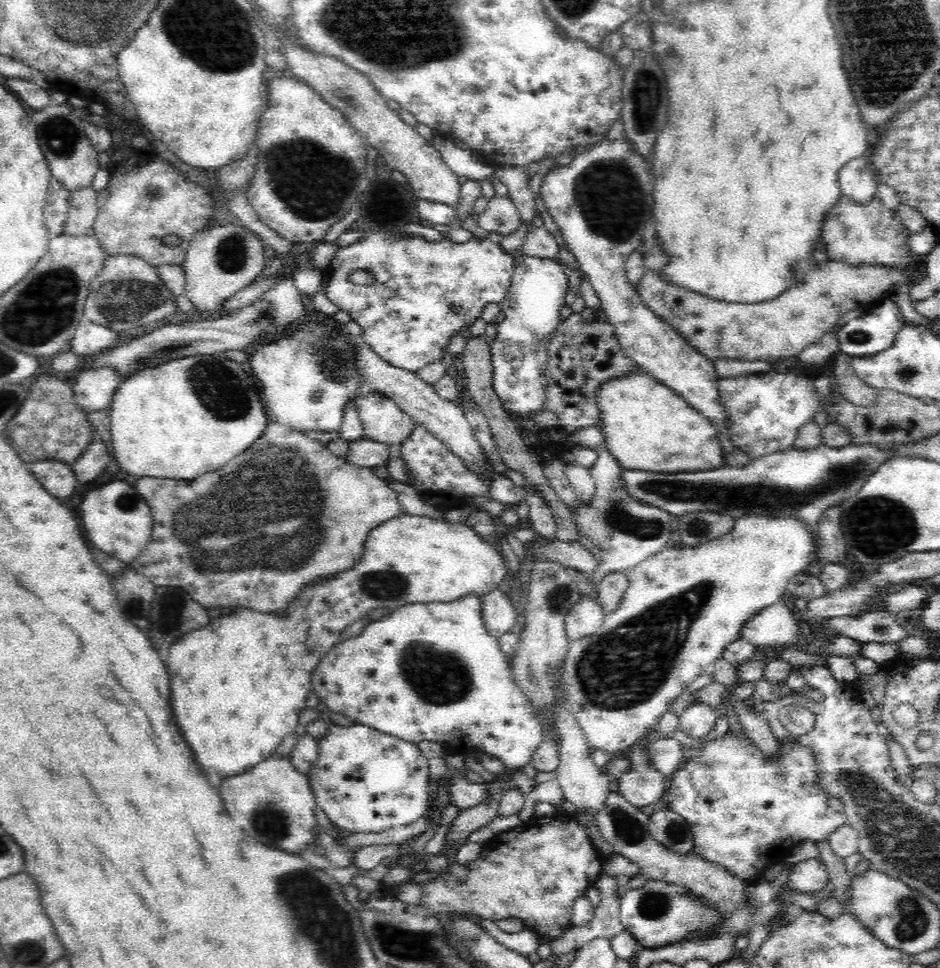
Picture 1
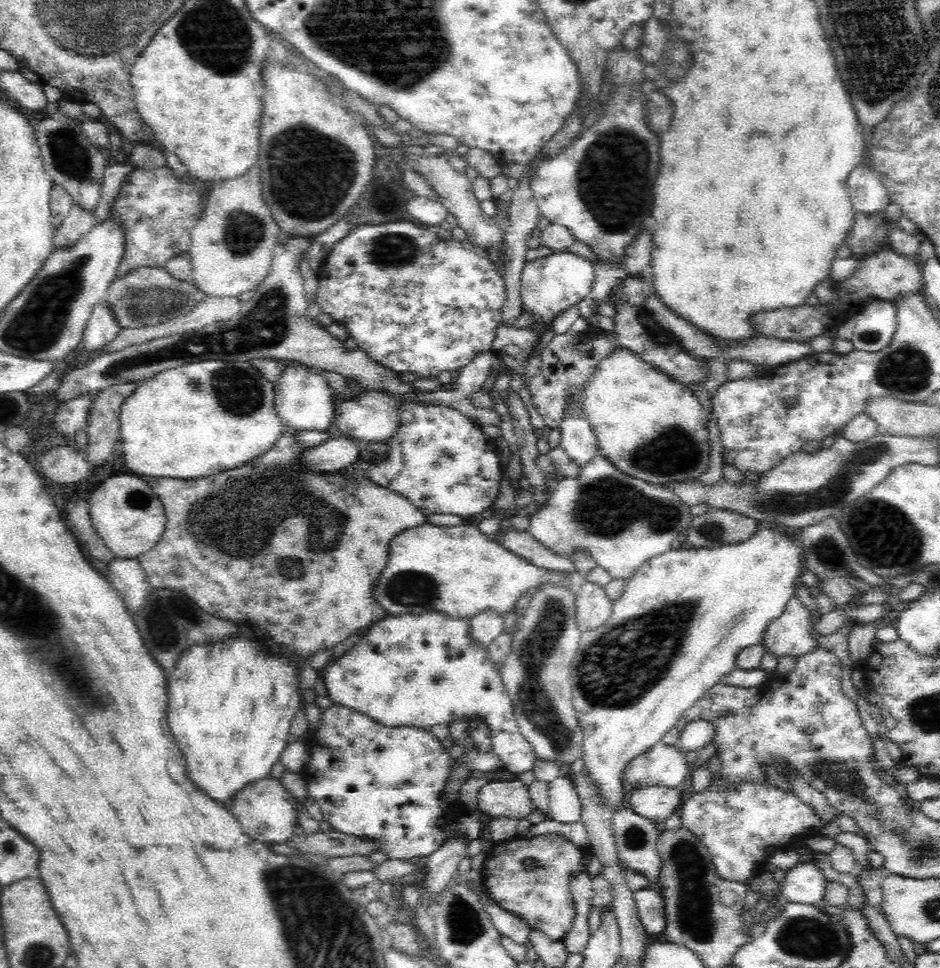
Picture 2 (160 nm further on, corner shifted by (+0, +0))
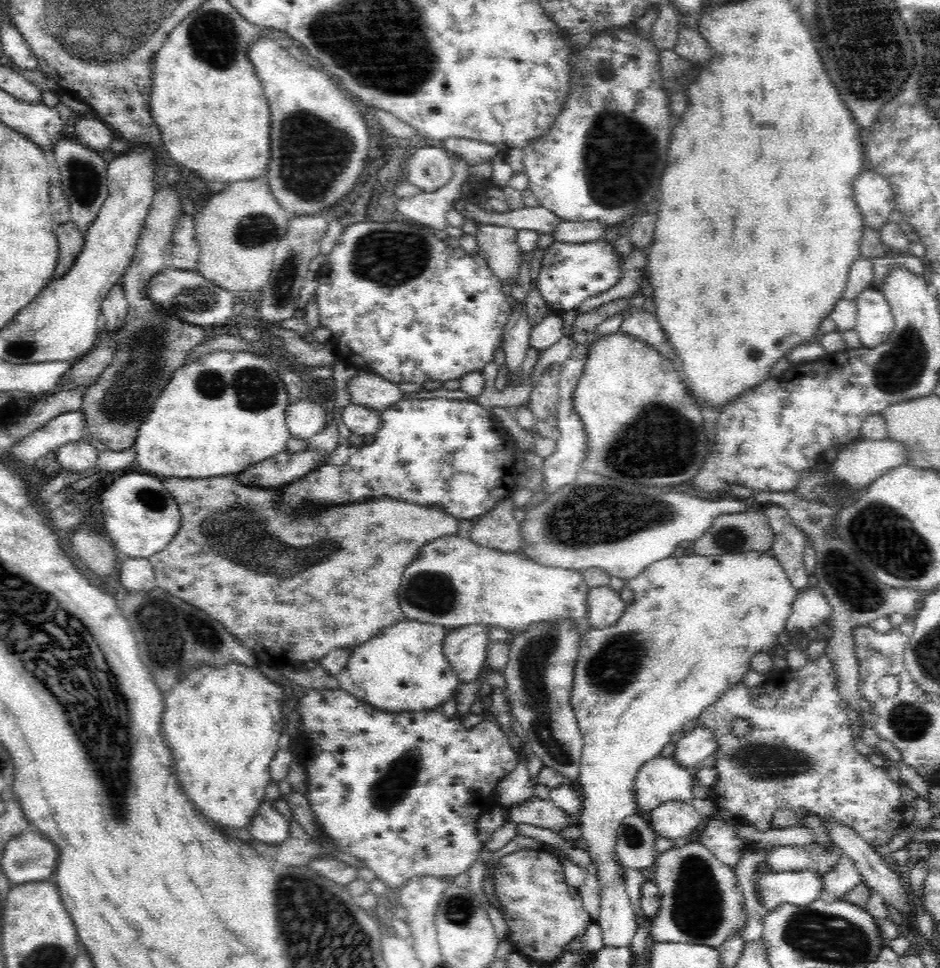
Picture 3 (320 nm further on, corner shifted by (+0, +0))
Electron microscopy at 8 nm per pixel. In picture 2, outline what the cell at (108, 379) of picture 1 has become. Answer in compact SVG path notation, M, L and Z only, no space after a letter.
M97 393L82 394L78 398L72 398L68 402L61 403L50 418L52 427L62 433L68 439L74 439L79 430L87 428L90 407L94 395Z

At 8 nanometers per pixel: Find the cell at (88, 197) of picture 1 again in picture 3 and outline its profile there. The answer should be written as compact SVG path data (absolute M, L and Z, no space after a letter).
M70 220L64 225L55 225L55 235L58 239L58 262L53 278L62 278L66 270L72 268L76 256L82 250L85 236L82 231Z

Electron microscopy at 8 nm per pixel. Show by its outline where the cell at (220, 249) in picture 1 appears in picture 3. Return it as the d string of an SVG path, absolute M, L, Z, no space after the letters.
M262 178L234 182L224 192L212 196L194 218L196 241L200 245L197 264L200 275L234 294L241 290L262 290L272 274L274 250L284 238L290 218L270 186Z

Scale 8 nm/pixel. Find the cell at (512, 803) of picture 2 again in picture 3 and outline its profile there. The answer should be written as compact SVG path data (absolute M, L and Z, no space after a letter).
M530 798L524 804L508 806L511 820L516 824L532 824L538 828L548 828L554 832L560 832L566 826L579 825L578 819L566 817L564 811L550 799Z

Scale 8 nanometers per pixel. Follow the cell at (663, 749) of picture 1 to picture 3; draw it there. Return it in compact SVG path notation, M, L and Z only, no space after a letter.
M656 756L642 765L635 778L635 799L637 808L641 815L646 815L656 806L678 800L682 802L691 802L693 773L691 769L680 766L675 759L670 757Z

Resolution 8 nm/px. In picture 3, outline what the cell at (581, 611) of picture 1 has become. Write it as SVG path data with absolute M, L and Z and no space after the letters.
M611 587L589 588L587 625L592 629L612 626L620 620L626 606L620 592L614 591Z

